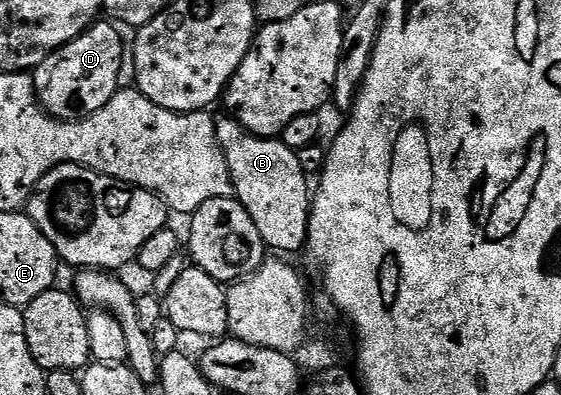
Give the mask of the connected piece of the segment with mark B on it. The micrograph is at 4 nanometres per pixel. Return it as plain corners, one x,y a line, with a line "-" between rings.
232,117
216,120
219,145
229,166
235,198
251,213
255,229
263,237
266,248
277,251
297,251
306,246
309,238
309,208
311,179
306,175
297,152
280,138
264,139
250,135

